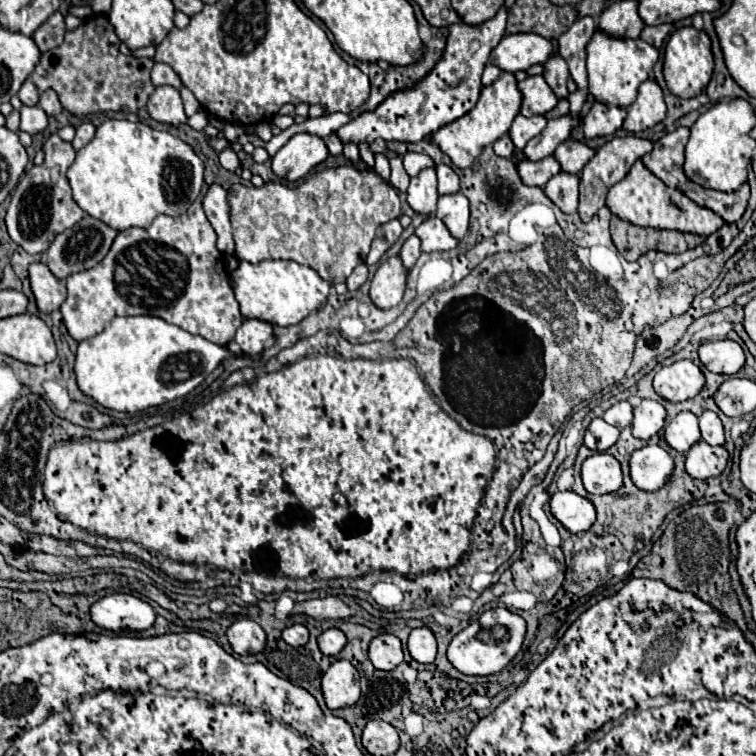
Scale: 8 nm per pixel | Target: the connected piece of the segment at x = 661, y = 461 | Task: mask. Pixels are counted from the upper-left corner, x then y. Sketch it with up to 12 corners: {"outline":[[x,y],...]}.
{"outline":[[644,446],[630,458],[640,490],[662,488],[674,460],[660,446]]}

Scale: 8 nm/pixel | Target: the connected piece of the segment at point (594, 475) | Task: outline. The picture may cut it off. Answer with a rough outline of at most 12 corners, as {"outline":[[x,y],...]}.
{"outline":[[600,452],[582,464],[584,488],[610,494],[622,486],[620,462]]}

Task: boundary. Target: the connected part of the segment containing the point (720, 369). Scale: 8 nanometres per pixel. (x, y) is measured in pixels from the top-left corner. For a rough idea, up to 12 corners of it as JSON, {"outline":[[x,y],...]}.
{"outline":[[734,340],[700,346],[702,364],[714,374],[736,374],[744,350]]}

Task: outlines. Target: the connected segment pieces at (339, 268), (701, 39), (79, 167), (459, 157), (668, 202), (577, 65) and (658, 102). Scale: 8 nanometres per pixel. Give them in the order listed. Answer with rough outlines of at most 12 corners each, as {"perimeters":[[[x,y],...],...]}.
{"perimeters":[[[352,164],[294,188],[234,184],[238,260],[346,282],[402,214]],[[686,26],[664,48],[664,80],[678,98],[708,86],[704,30]],[[106,120],[68,168],[76,204],[116,230],[188,210],[192,146]],[[502,72],[480,100],[430,140],[458,168],[508,134],[520,112],[516,78]],[[642,160],[608,192],[610,212],[640,228],[710,236],[712,210],[668,188]],[[578,18],[558,38],[578,92],[568,96],[574,118],[588,94],[586,42],[594,34],[592,18]],[[642,82],[624,130],[636,134],[666,118],[662,88]]]}

